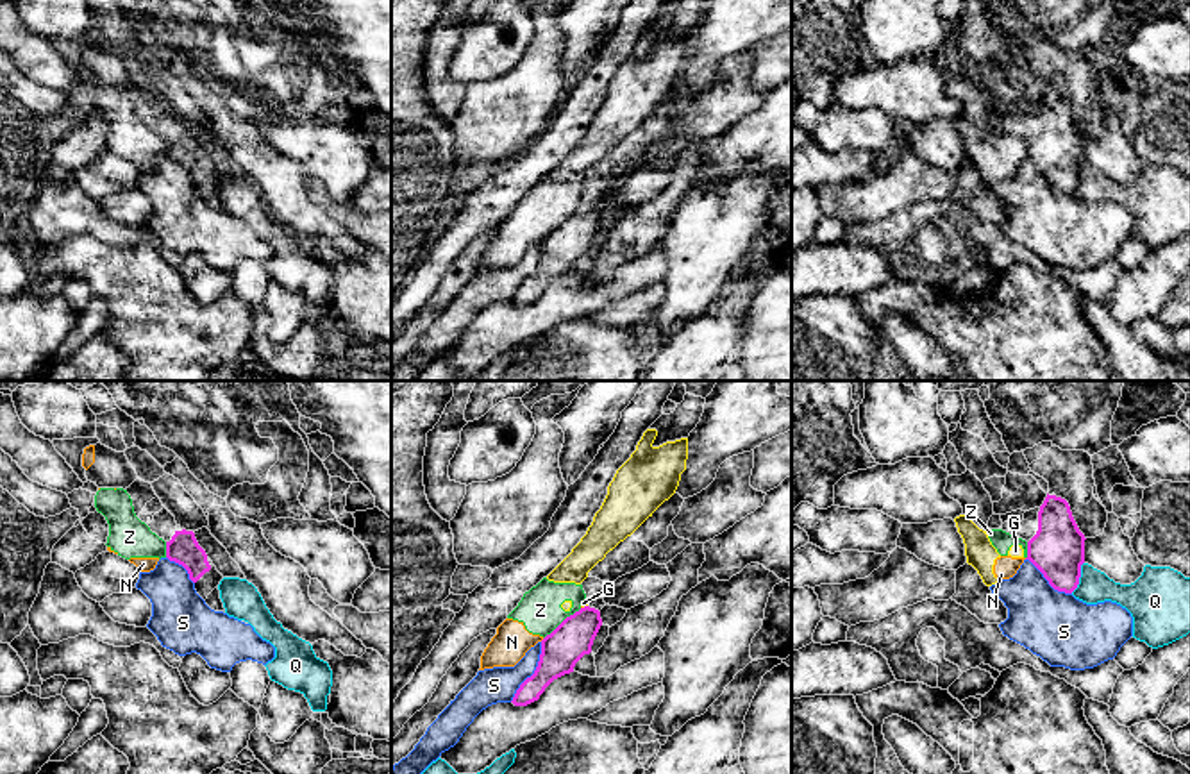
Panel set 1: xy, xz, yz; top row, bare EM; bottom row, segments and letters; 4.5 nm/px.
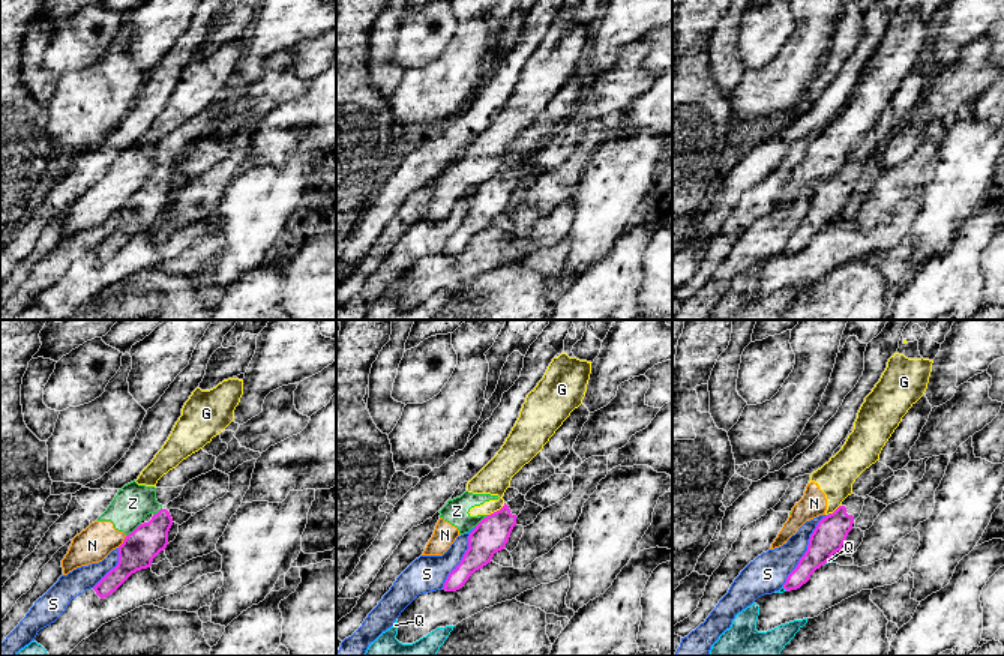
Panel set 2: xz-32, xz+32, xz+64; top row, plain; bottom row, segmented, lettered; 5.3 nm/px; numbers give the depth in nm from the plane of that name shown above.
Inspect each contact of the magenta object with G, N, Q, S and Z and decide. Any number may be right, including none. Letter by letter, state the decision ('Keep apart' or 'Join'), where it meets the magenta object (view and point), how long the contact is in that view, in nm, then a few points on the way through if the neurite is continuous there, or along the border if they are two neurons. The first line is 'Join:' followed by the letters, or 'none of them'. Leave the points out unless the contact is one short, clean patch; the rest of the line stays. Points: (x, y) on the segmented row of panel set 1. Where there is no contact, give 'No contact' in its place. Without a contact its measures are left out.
Join: none of them
G: Keep apart. Touches magenta at xz (585, 606). Shared border 30 nm. Boundary: xz (586, 605), (583, 608)
N: Keep apart. No contact
Q: Keep apart. Touches magenta at yz (1080, 576). Shared border 160 nm. Boundary: yz (1083, 562), (1080, 583), (1071, 592)
S: Keep apart. Touches magenta at xz (535, 673). Shared border 300 nm
Z: Keep apart. Touches magenta at xz (563, 621). Shared border 220 nm. Boundary: xz (581, 608), (567, 615), (544, 639)

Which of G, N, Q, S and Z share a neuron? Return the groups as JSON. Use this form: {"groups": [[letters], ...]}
{"groups": [["G", "N", "Z"], ["Q"], ["S"]]}

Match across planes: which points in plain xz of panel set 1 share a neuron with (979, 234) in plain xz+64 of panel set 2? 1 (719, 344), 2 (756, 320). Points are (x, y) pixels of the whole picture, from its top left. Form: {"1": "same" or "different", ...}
{"1": "same", "2": "different"}

